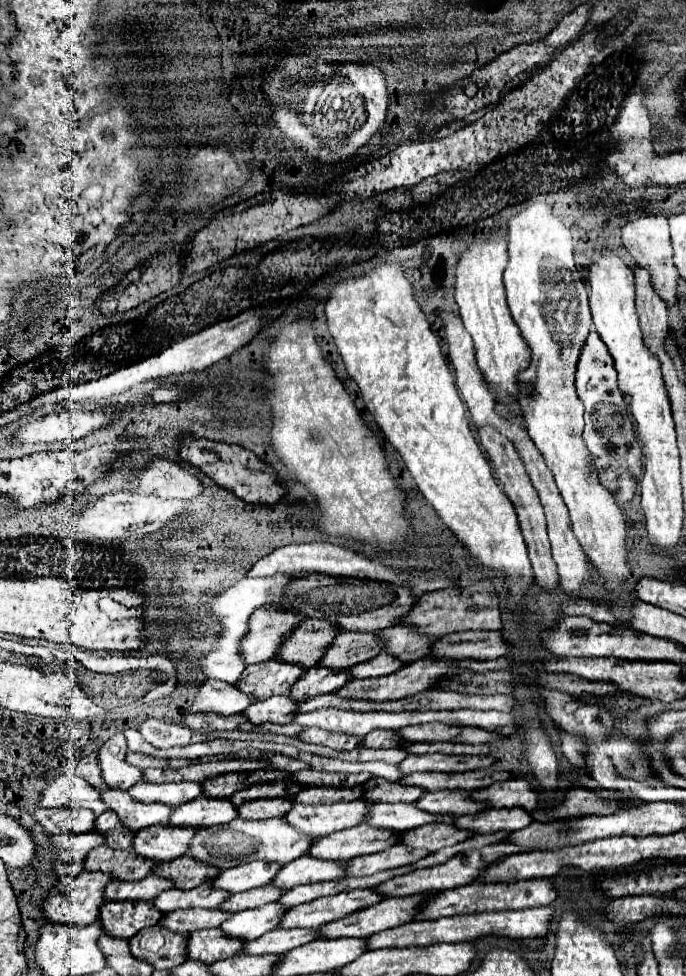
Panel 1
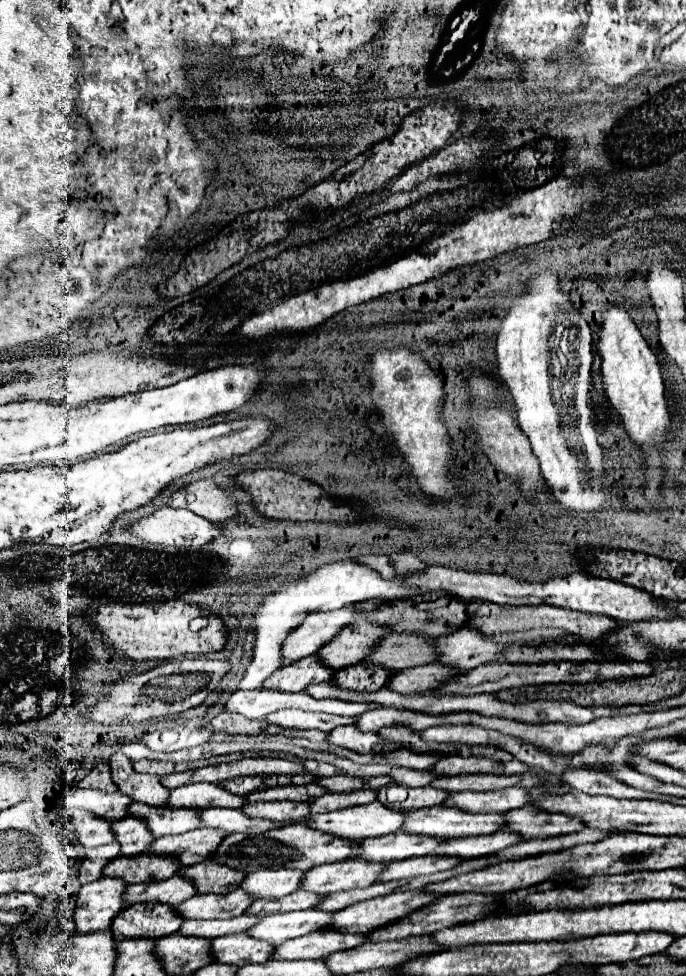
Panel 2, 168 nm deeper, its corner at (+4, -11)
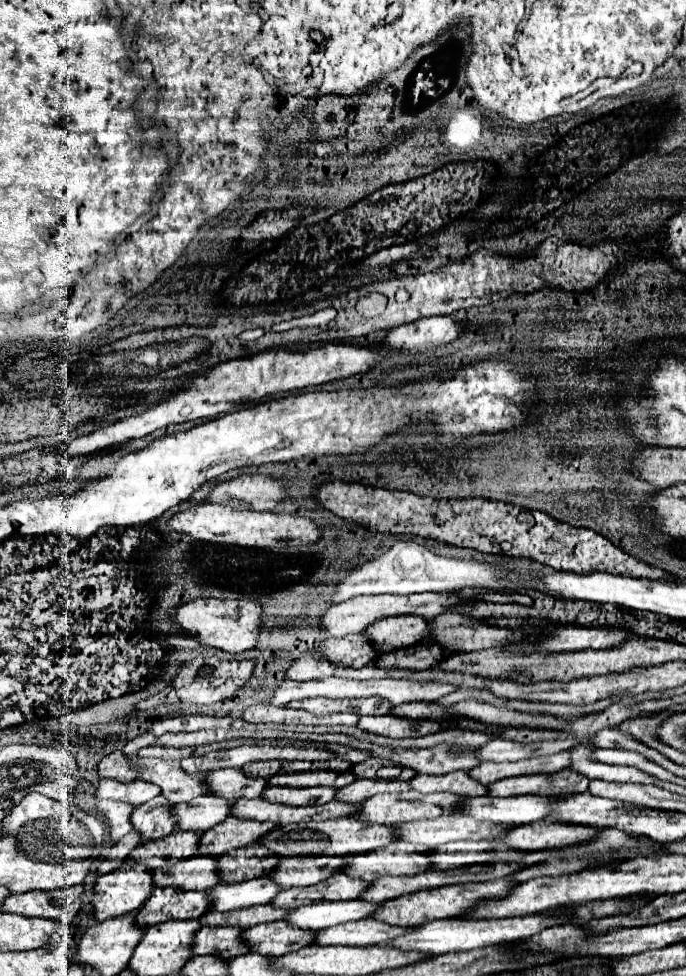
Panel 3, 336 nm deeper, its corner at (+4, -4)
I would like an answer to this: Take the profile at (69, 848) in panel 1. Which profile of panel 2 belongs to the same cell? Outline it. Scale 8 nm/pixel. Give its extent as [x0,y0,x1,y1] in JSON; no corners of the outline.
[78,858,106,884]

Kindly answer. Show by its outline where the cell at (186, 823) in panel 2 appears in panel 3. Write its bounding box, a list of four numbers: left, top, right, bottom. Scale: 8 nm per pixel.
[174,795,236,831]

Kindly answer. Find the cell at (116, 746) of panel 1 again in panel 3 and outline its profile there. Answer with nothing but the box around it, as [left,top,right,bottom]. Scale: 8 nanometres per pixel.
[130,755,210,803]

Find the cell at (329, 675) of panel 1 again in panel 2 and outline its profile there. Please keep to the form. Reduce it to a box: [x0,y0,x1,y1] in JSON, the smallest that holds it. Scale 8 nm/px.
[330,664,390,692]

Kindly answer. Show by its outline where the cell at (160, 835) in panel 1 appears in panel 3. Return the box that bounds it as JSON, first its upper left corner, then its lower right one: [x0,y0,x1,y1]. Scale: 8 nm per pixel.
[200,817,278,855]

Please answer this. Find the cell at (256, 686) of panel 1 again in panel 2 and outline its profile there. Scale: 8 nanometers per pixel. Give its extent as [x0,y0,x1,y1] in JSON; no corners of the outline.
[262,656,336,692]

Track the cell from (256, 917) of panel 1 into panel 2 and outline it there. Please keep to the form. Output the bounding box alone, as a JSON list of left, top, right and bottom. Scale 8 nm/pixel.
[246,910,330,944]

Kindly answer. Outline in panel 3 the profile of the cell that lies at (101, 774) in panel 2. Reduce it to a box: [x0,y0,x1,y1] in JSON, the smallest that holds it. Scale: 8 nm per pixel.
[98,751,138,781]

